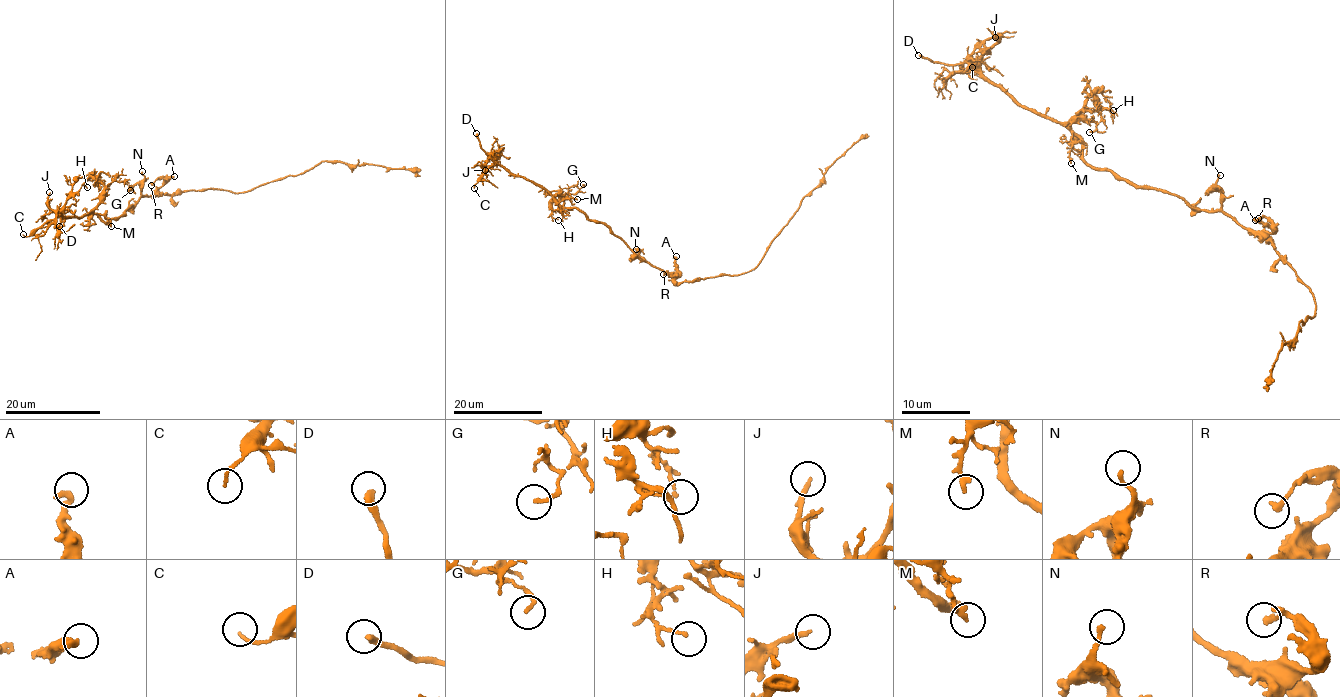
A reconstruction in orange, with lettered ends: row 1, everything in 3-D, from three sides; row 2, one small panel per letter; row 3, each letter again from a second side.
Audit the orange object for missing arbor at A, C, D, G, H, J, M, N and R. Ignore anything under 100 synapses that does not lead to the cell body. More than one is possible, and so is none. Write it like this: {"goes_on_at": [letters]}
{"goes_on_at": ["D"]}

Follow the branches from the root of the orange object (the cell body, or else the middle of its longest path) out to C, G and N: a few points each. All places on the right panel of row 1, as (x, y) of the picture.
C: (1249, 231), (1225, 212), (1190, 207), (1096, 169), (1063, 125), (1026, 108), (971, 64), (965, 70), (972, 67)
G: (1249, 231), (1225, 212), (1190, 207), (1096, 169), (1067, 123), (1096, 111), (1102, 116), (1089, 132)
N: (1249, 231), (1221, 209), (1221, 190), (1215, 183), (1220, 175)

